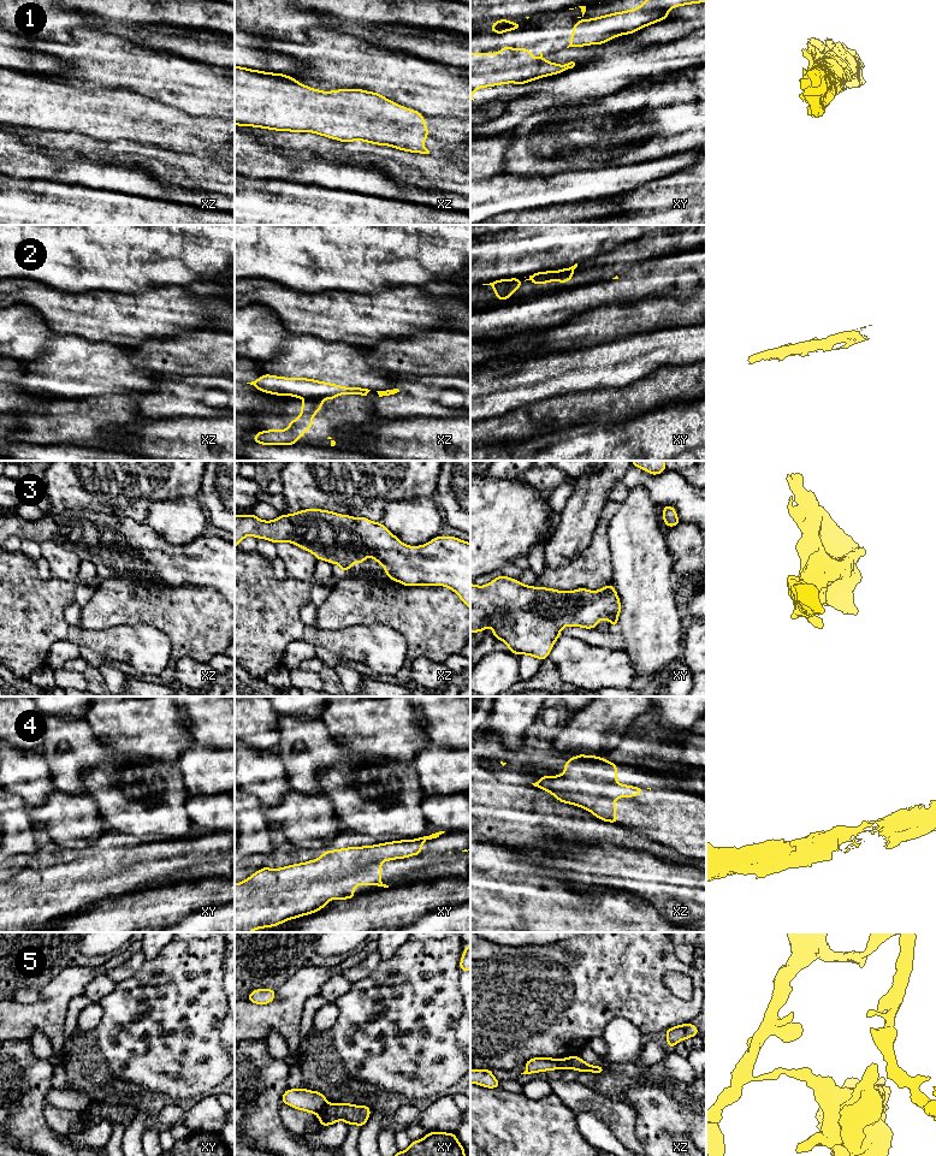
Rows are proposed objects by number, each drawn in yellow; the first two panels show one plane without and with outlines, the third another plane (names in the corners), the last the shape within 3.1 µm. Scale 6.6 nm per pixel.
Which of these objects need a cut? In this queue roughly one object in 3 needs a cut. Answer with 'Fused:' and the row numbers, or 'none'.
Fused: 2, 5

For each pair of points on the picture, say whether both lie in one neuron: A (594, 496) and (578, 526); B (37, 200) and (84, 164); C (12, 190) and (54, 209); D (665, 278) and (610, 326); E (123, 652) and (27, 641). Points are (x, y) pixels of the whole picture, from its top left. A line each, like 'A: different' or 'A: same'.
A: same
B: different
C: same
D: different
E: same

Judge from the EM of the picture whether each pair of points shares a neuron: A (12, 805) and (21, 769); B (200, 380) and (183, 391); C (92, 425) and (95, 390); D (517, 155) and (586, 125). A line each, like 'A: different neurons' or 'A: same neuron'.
A: different neurons
B: same neuron
C: different neurons
D: same neuron

